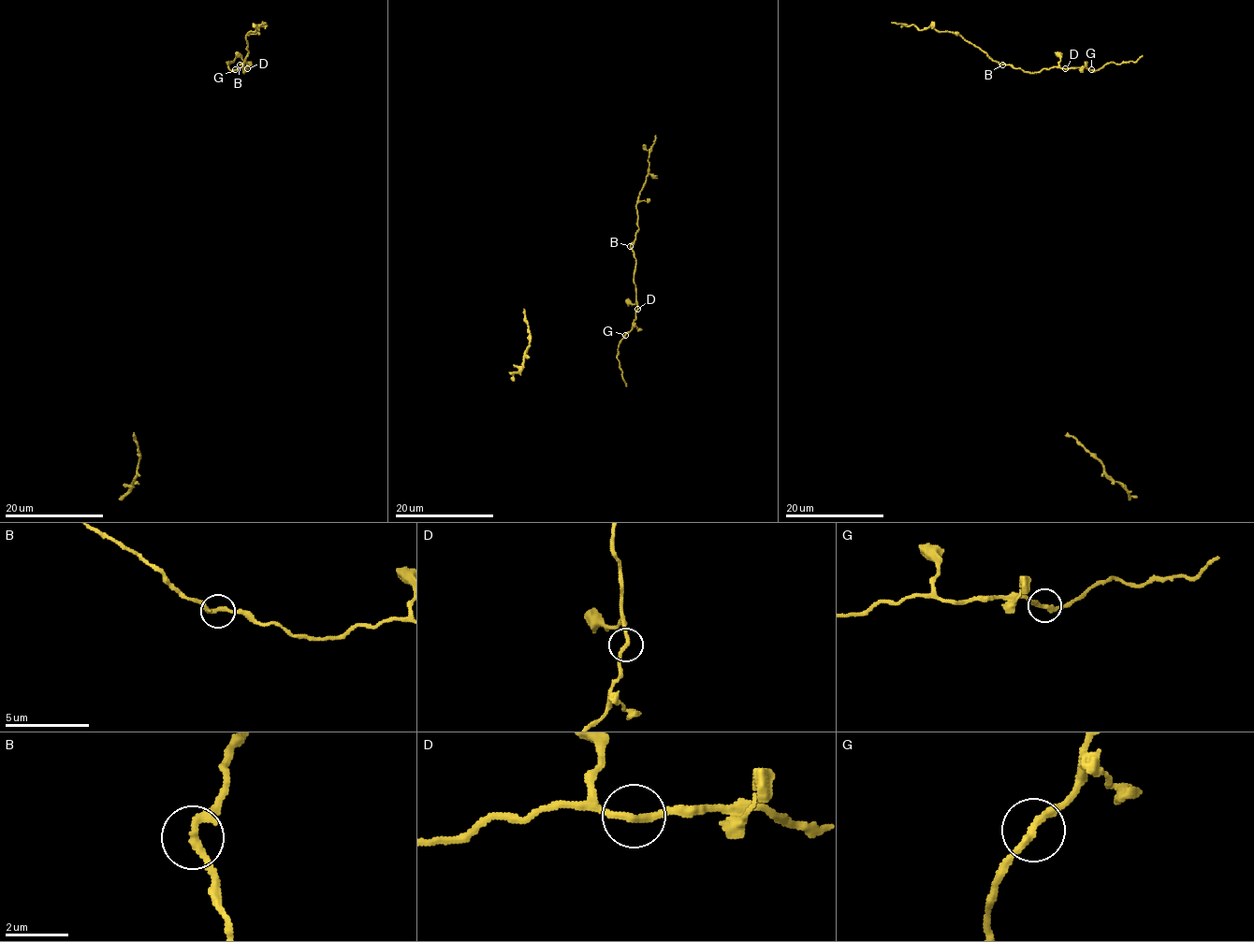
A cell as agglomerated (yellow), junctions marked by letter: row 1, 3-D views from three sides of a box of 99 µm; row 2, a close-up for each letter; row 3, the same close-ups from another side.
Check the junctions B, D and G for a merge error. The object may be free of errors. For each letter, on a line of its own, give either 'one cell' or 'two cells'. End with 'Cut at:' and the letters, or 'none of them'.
B: one cell
D: one cell
G: one cell
Cut at: none of them

